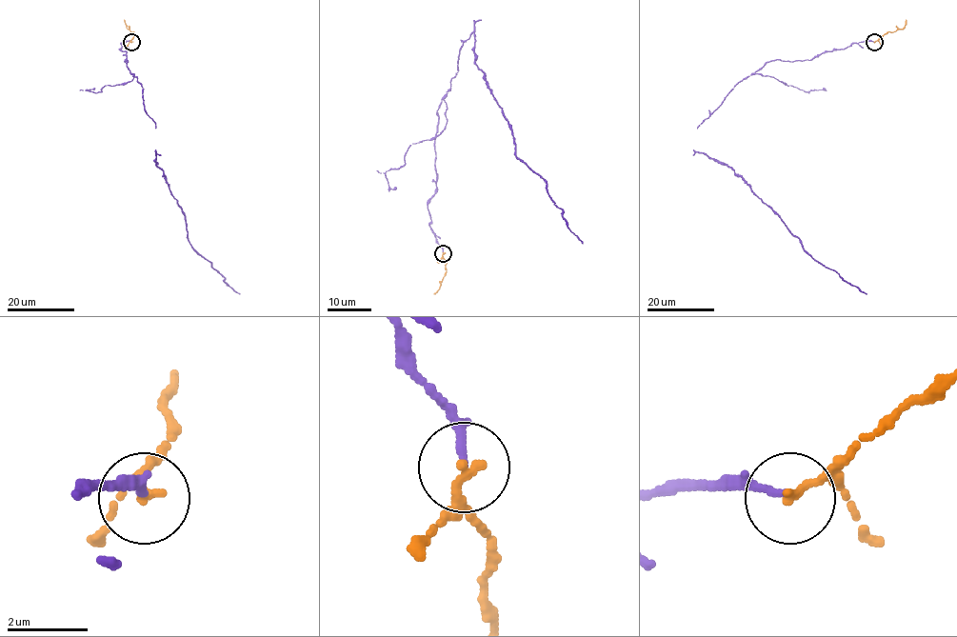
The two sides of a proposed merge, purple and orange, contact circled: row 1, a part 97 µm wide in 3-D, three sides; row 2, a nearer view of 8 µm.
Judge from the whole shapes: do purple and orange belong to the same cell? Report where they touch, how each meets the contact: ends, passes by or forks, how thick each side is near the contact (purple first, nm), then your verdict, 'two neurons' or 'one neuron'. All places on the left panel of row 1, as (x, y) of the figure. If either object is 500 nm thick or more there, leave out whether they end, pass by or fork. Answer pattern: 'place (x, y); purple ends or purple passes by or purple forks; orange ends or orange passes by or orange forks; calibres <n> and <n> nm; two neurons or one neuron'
place (131, 42); purple ends; orange ends; calibres 190 and 280 nm; one neuron

